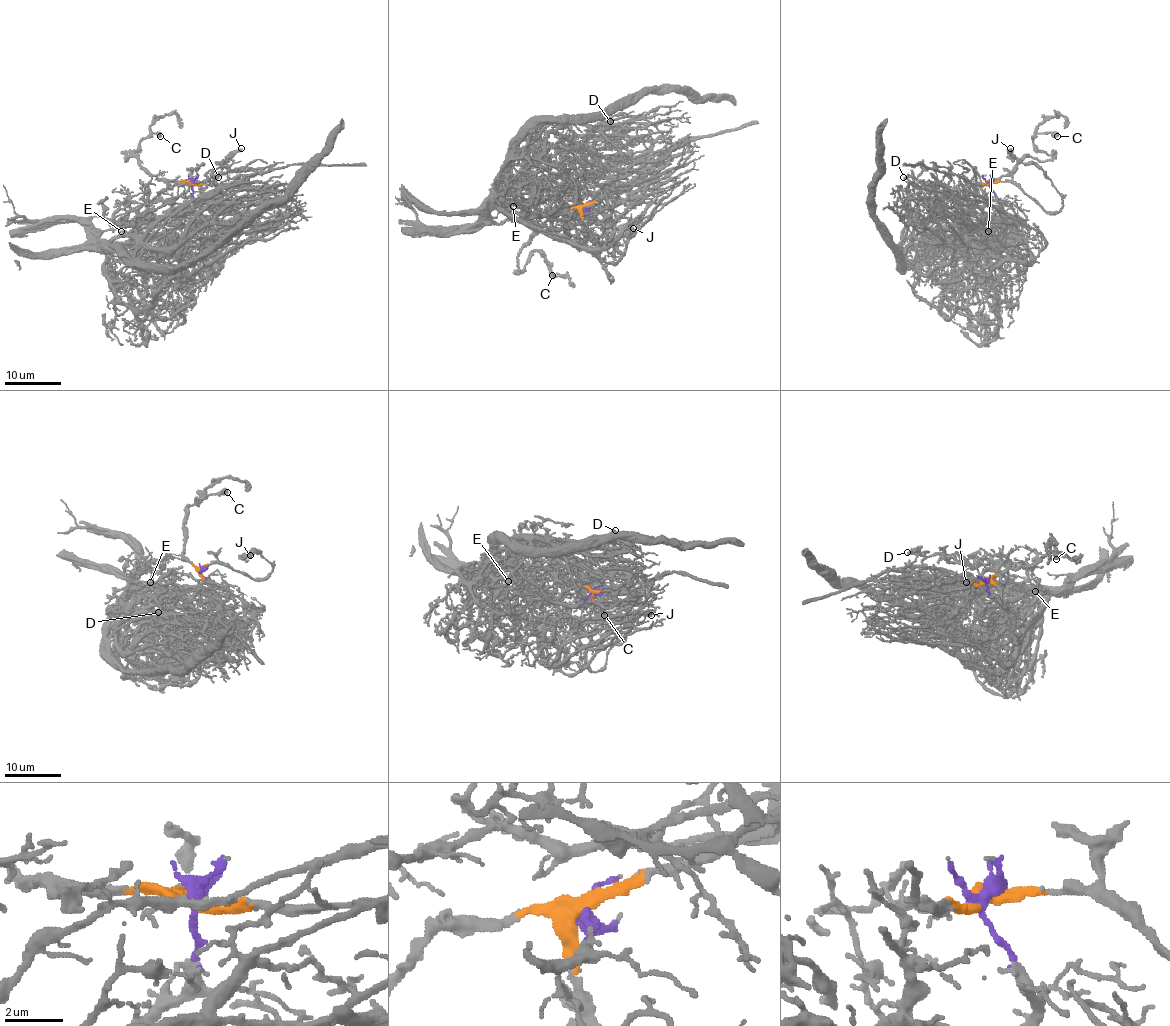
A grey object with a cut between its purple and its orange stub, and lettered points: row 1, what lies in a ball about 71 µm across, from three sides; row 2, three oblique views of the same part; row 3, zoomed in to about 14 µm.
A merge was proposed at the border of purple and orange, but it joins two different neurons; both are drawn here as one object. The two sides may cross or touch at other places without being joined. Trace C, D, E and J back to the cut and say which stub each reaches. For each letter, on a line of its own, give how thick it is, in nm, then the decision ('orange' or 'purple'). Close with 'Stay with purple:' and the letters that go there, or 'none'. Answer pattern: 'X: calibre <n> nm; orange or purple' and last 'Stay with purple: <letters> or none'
C: calibre 600 nm; orange
D: calibre 400 nm; purple
E: calibre 220 nm; purple
J: calibre 440 nm; orange
Stay with purple: D, E

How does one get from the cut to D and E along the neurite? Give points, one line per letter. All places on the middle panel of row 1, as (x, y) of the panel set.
D: (583, 206), (580, 216), (531, 210), (542, 196), (568, 189), (541, 156), (580, 148), (610, 121)
E: (583, 206), (580, 216), (572, 216), (558, 206), (572, 198), (568, 193), (522, 185), (517, 189), (512, 206)

